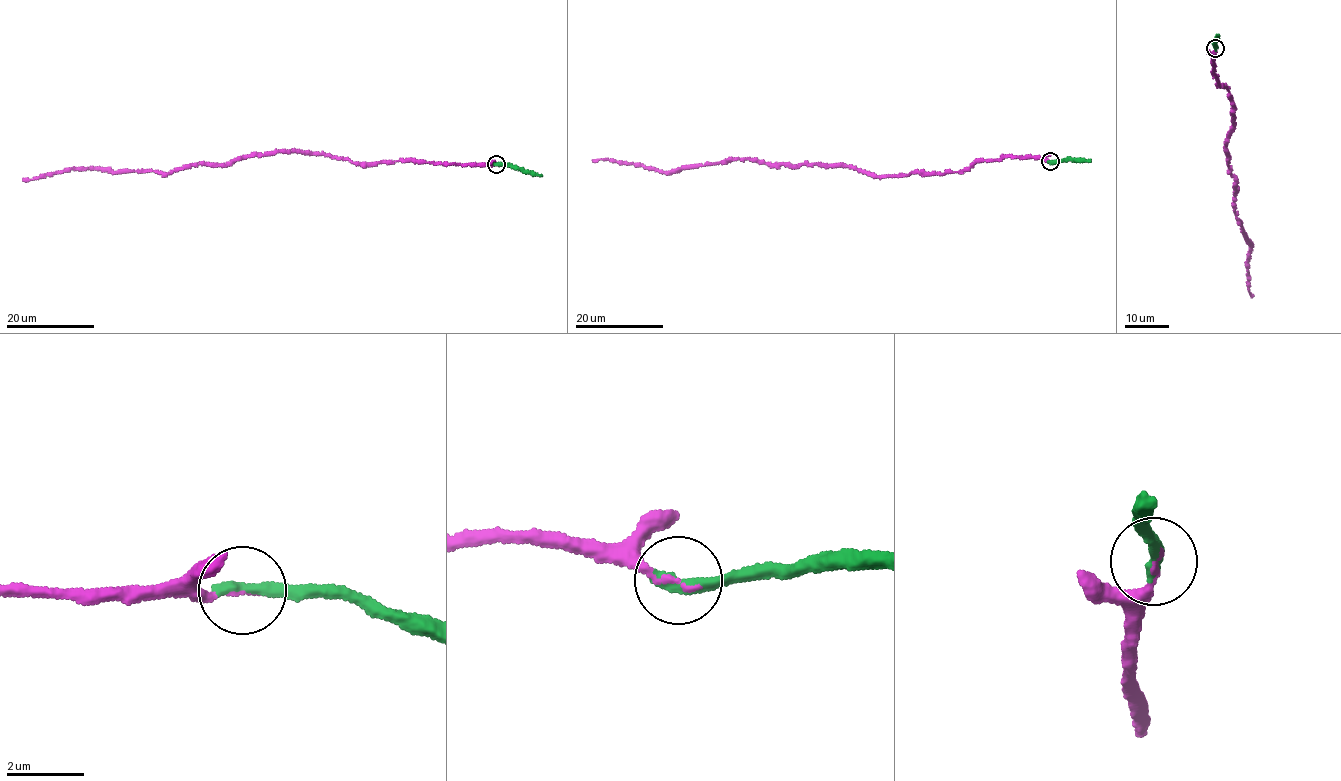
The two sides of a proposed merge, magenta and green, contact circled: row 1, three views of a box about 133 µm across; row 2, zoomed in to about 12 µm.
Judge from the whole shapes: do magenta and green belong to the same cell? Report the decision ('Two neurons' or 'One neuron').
One neuron

